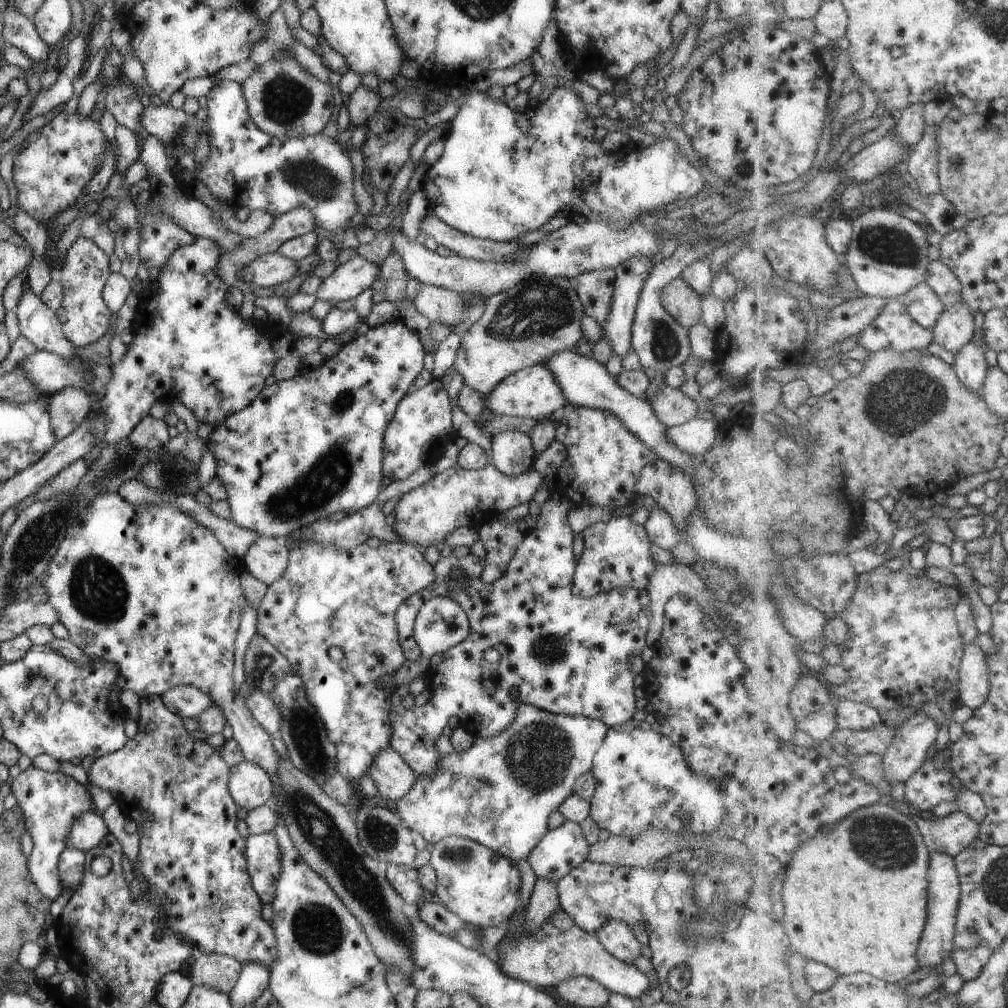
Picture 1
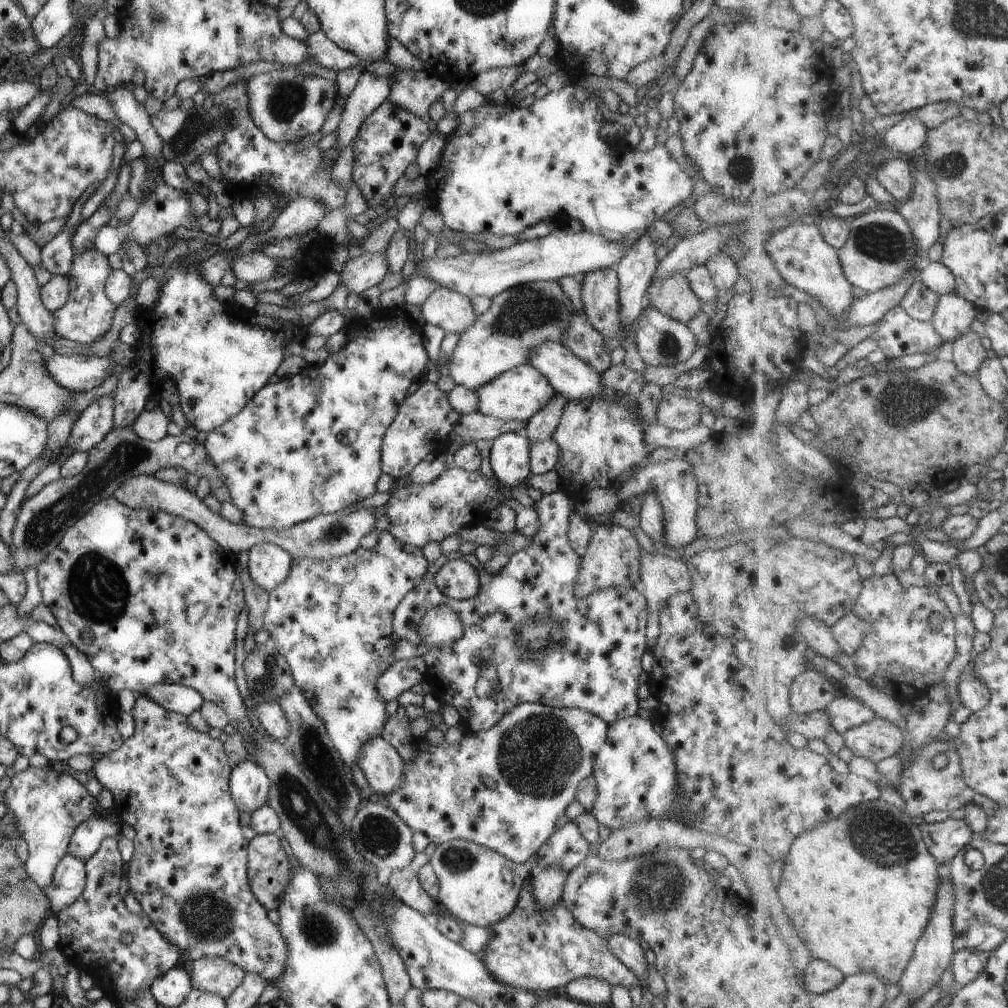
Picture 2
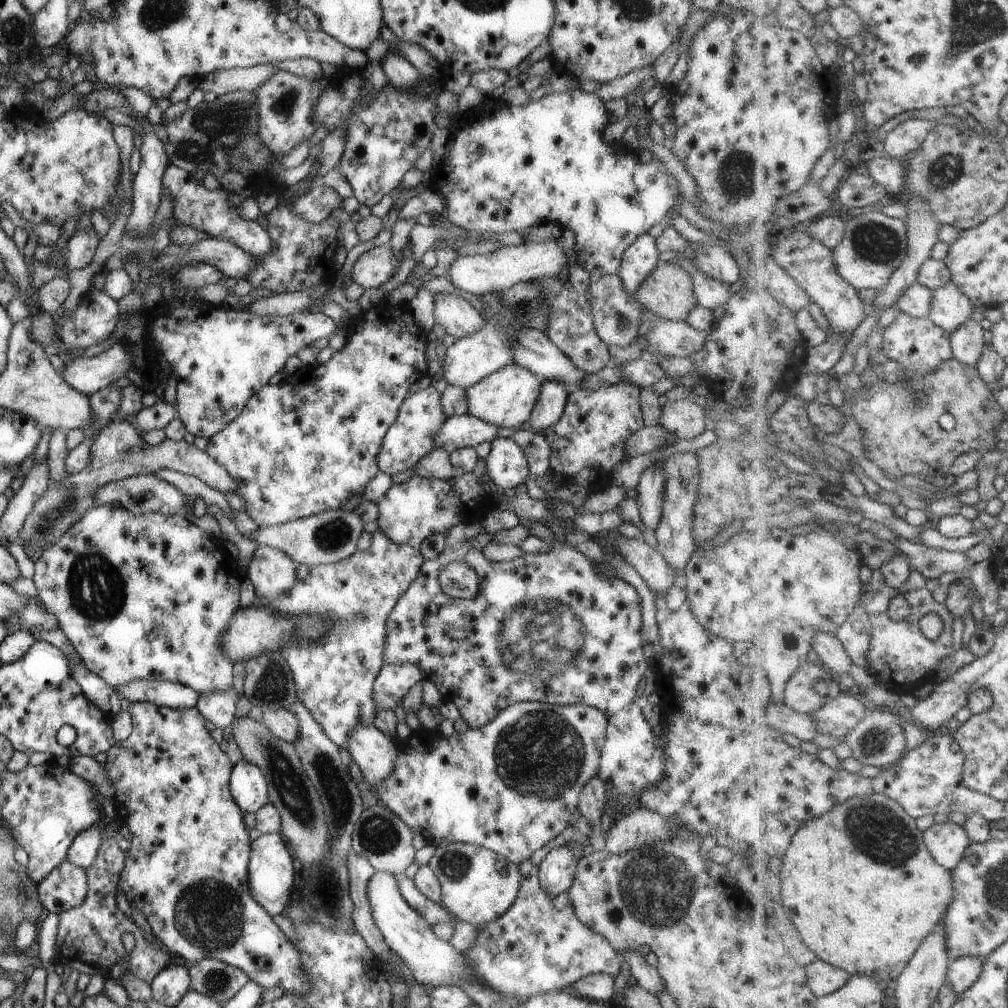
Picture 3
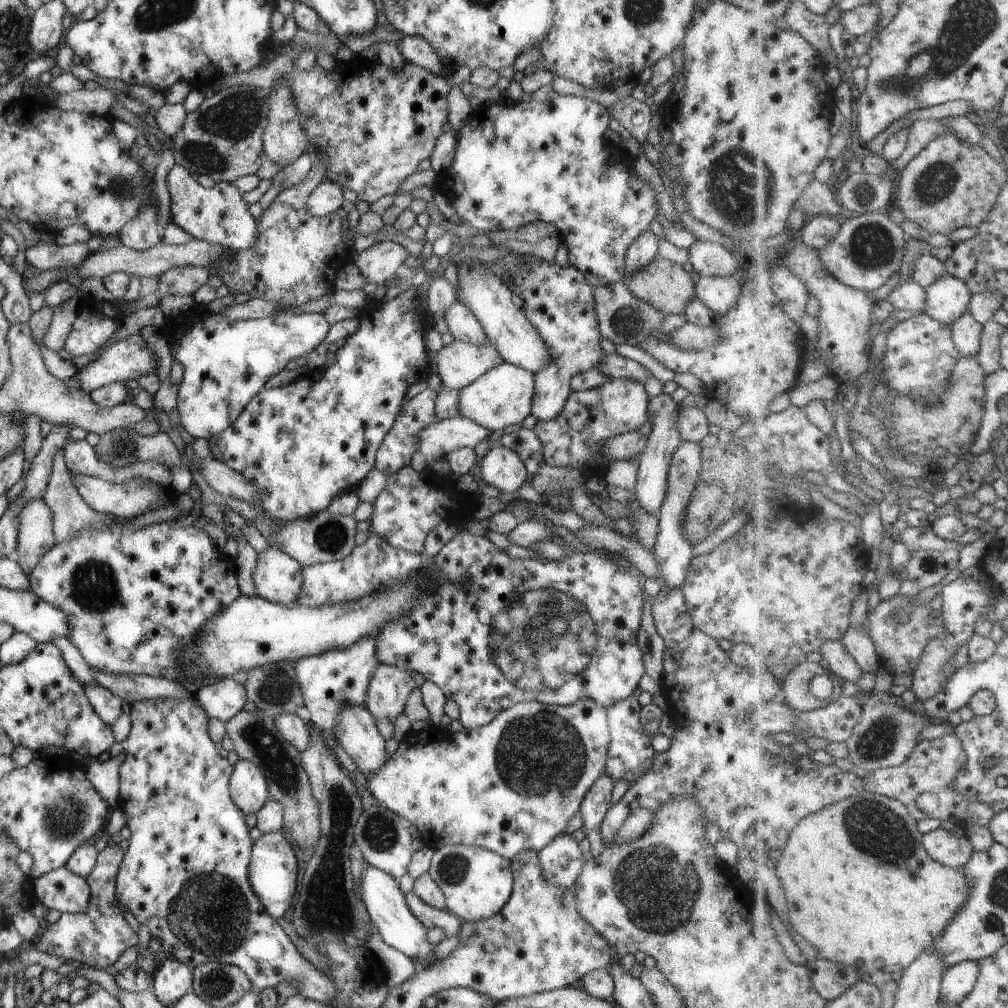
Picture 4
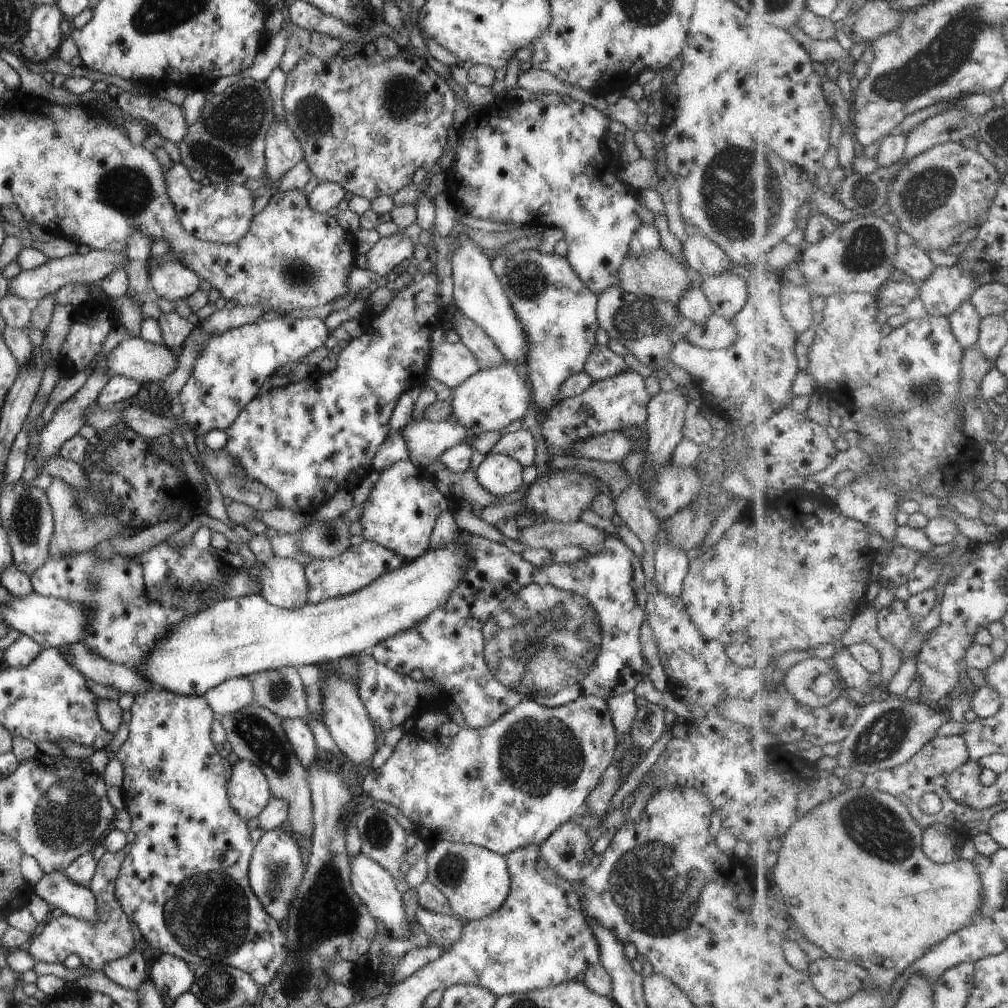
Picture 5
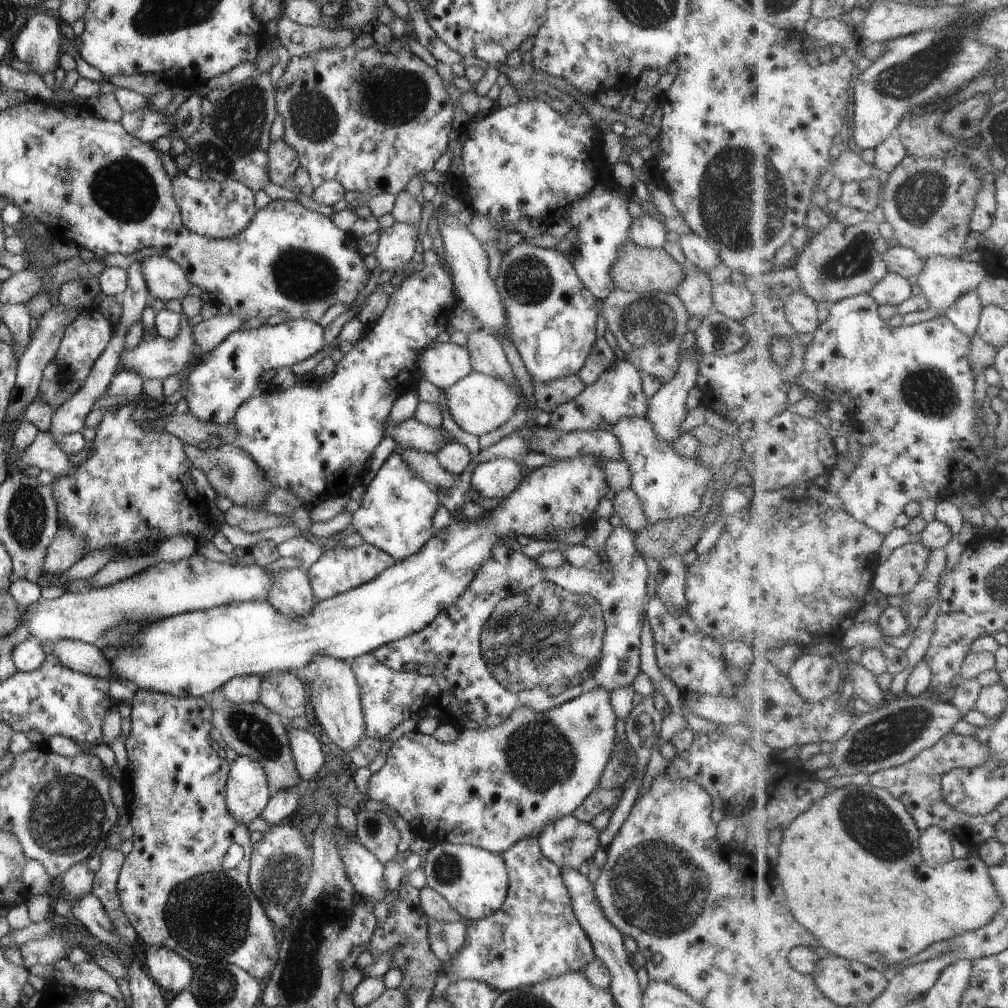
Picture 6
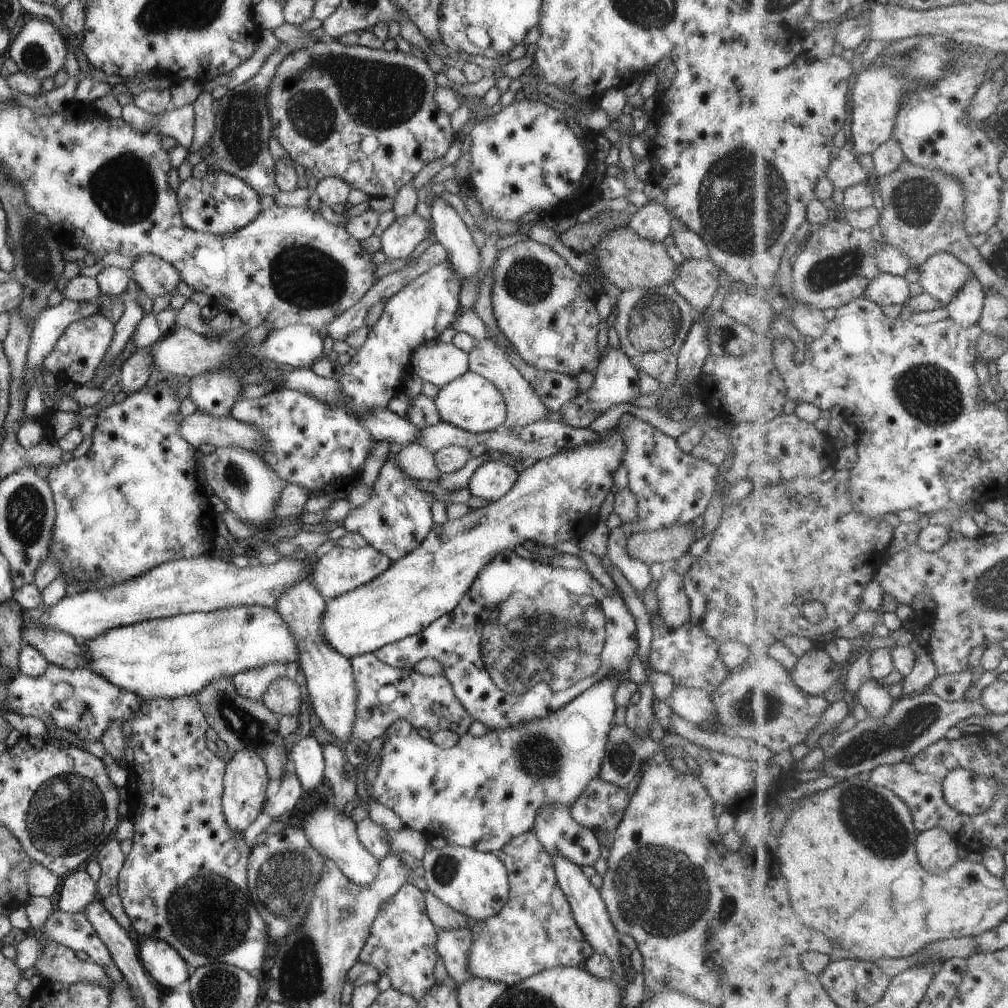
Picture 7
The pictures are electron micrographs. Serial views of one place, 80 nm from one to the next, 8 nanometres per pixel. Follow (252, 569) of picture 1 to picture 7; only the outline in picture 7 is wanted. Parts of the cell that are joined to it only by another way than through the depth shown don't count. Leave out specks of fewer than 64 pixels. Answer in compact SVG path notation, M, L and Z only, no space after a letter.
M301 579L278 596L273 608L283 619L289 632L296 641L298 650L297 665L305 676L305 686L308 698L312 704L313 713L332 736L347 744L355 716L355 697L357 696L350 660L326 643L320 629L325 599L317 589Z

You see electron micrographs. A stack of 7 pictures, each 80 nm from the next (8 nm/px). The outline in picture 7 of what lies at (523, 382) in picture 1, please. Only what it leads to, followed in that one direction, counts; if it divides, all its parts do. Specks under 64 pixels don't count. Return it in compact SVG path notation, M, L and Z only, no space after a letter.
M469 370L444 384L432 401L443 422L470 433L492 431L503 423L506 417L504 398L498 388L486 378Z

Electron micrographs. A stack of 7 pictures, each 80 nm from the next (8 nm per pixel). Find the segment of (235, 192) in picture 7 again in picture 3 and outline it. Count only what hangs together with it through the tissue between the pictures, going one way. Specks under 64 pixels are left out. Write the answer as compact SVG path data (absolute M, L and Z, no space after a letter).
M171 163L167 164L160 182L162 187L173 196L173 204L175 204L173 220L175 222L196 229L202 235L207 234L211 239L231 242L237 248L241 248L255 257L260 258L273 248L271 236L267 234L263 226L259 226L258 221L241 220L238 214L239 204L237 207L231 208L228 204L228 197L231 196L231 193L221 187L218 187L217 190L205 190L202 182L195 181L187 172Z

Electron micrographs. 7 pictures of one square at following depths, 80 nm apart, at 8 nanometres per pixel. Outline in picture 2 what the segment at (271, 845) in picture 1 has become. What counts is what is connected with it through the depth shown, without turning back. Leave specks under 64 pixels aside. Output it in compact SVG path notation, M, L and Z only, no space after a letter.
M261 833L248 841L246 849L249 888L265 910L276 910L290 877L281 842L274 833Z

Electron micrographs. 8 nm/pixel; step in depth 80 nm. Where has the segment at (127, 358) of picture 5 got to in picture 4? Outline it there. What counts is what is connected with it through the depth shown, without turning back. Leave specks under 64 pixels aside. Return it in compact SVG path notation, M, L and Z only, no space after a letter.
M134 335L114 342L98 359L89 362L87 366L83 366L80 370L76 370L73 379L78 381L80 390L85 393L91 393L93 390L111 382L136 381L137 378L141 378L147 373L155 373L155 368L157 368L157 360L155 360L153 352L147 348L139 335Z

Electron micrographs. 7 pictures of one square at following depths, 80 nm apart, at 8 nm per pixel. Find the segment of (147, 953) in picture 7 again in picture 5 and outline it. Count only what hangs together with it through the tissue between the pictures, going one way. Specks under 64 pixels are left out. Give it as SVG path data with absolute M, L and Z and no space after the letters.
M161 953L149 966L147 978L167 1003L176 999L193 984L193 968L184 960Z

